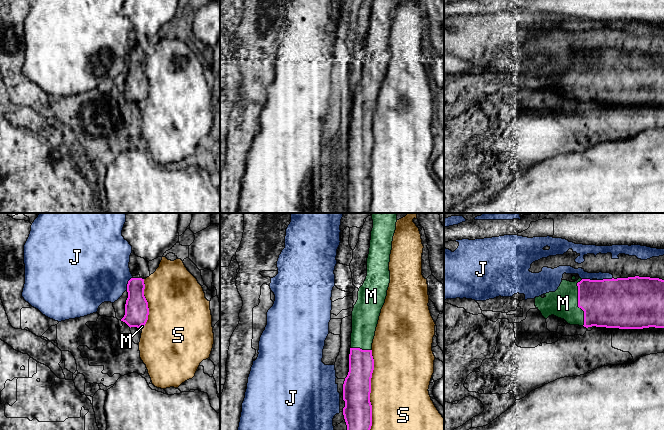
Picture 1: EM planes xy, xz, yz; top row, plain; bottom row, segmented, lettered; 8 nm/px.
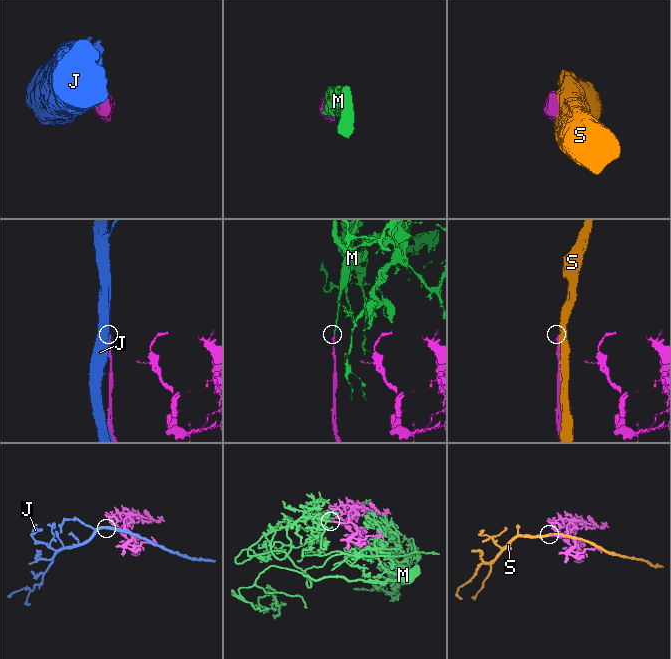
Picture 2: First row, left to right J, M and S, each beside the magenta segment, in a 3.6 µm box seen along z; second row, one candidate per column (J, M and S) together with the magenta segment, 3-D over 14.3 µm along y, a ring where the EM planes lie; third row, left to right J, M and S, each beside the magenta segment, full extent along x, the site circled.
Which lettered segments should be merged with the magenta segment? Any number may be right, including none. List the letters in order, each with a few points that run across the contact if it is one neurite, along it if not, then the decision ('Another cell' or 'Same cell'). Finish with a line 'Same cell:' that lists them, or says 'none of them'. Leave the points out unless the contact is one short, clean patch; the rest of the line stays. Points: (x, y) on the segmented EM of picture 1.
J: Another cell
M: Line: yz (609, 303), (578, 302), (563, 303). Same cell
S: Another cell
Same cell: M

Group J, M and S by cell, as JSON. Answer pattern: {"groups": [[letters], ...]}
{"groups": [["J"], ["M"], ["S"]]}

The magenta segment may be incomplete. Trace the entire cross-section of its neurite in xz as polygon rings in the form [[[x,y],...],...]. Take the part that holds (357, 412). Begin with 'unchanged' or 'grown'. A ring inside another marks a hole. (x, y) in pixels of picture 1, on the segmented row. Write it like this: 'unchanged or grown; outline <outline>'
grown; outline [[[372,213],[371,216],[373,228],[367,258],[367,276],[359,288],[358,300],[352,311],[349,372],[343,384],[343,400],[345,401],[343,415],[347,430],[370,430],[372,426],[370,402],[371,378],[374,370],[372,343],[390,283],[389,262],[397,222],[397,213]]]

